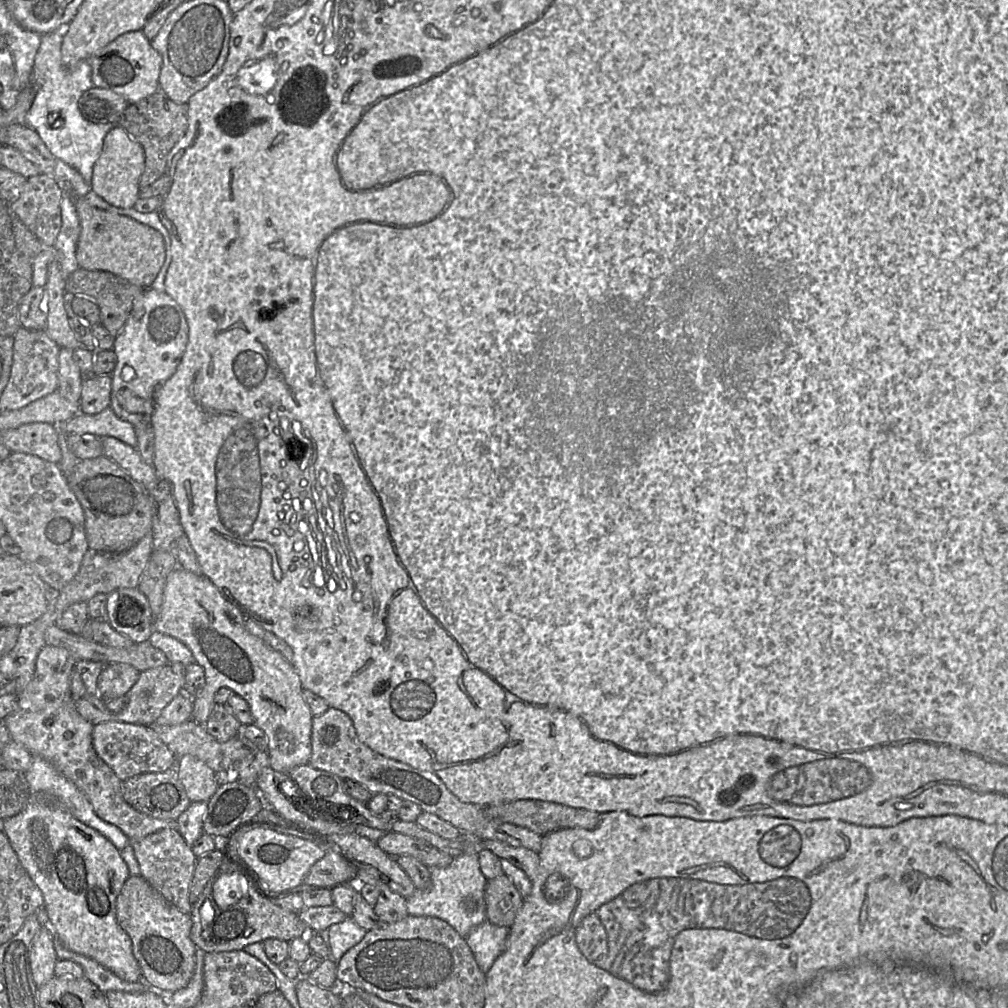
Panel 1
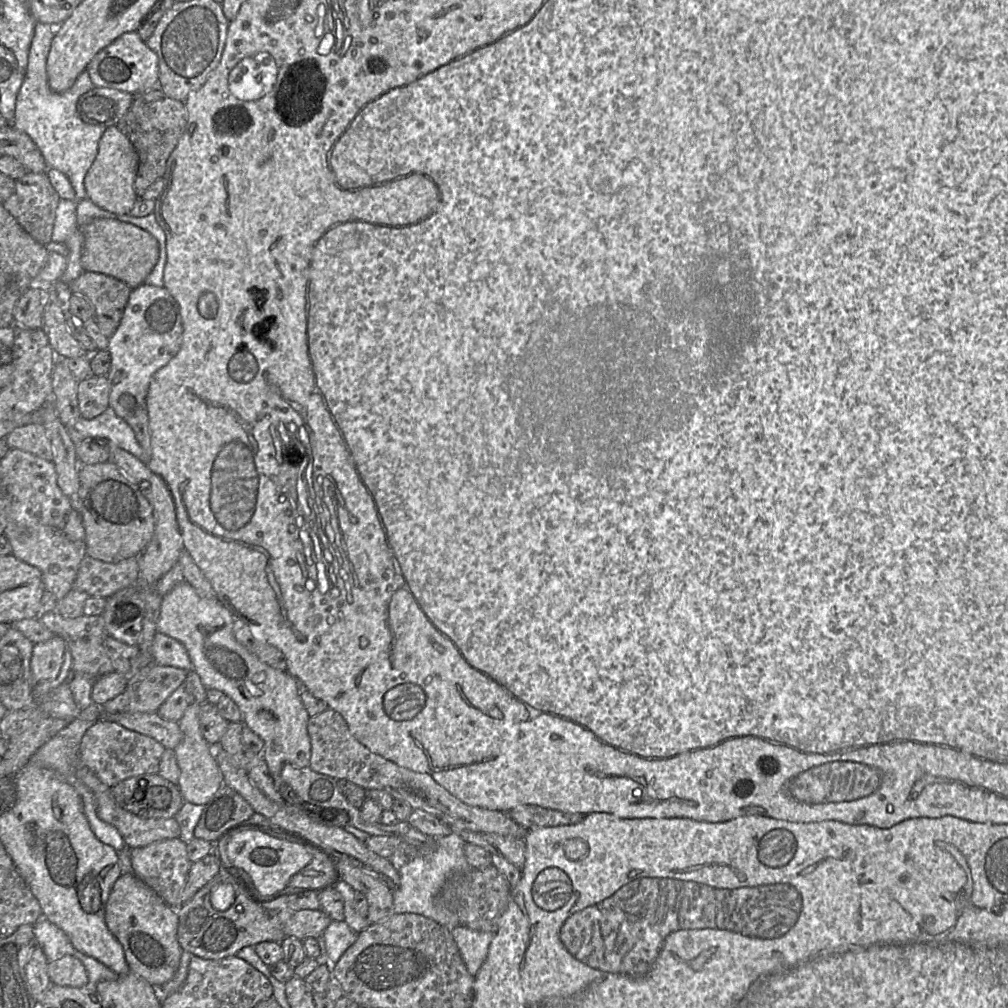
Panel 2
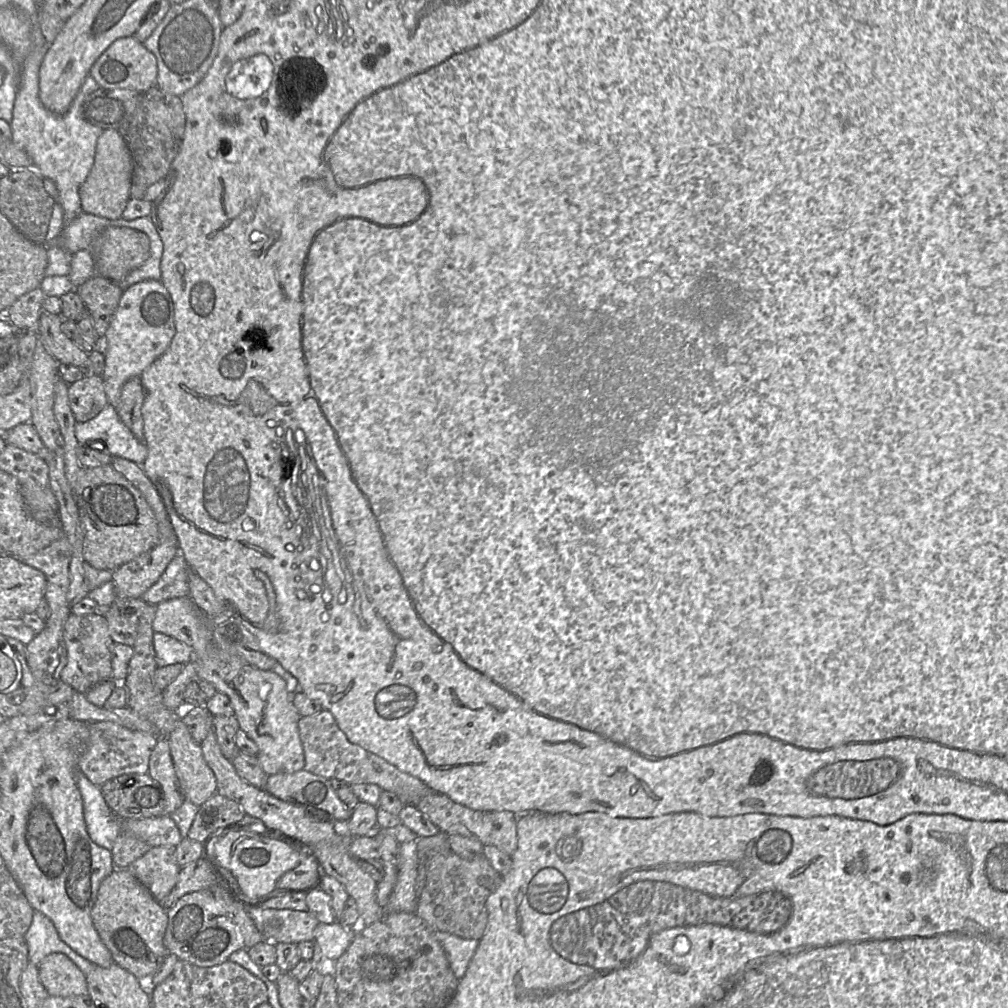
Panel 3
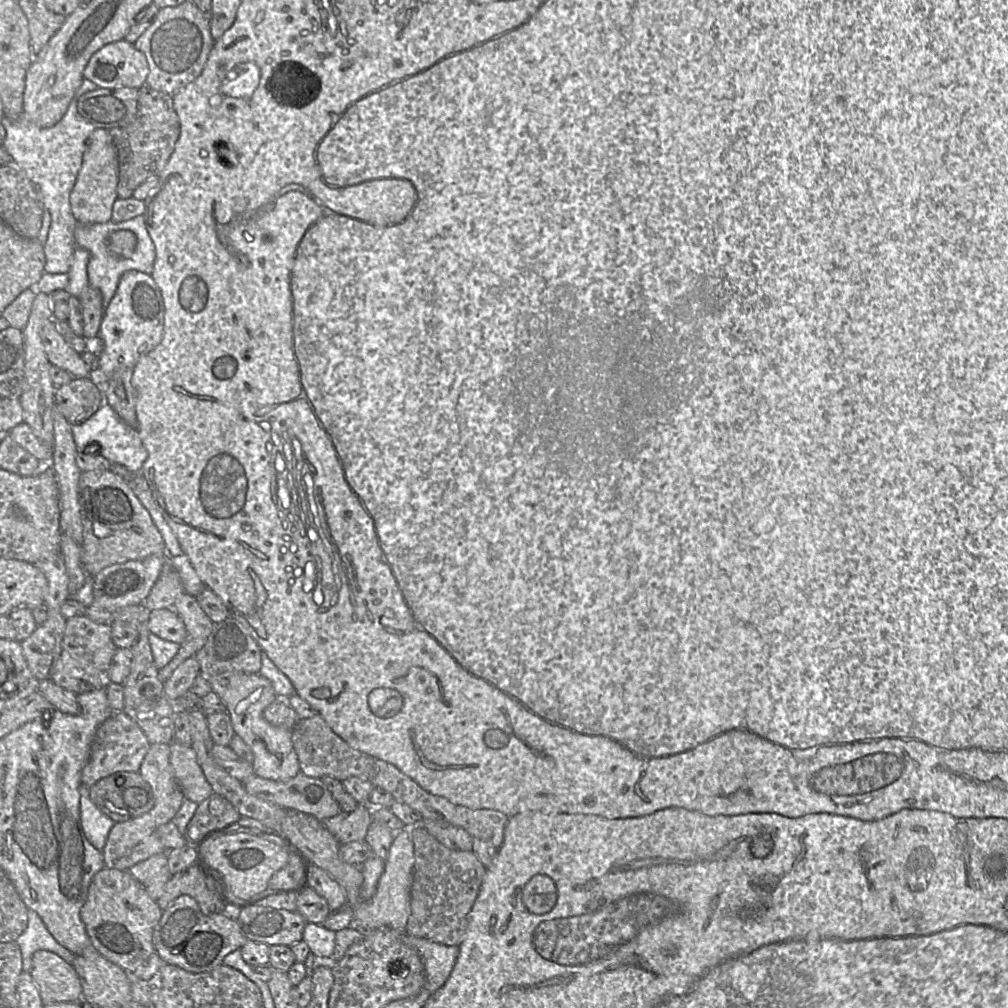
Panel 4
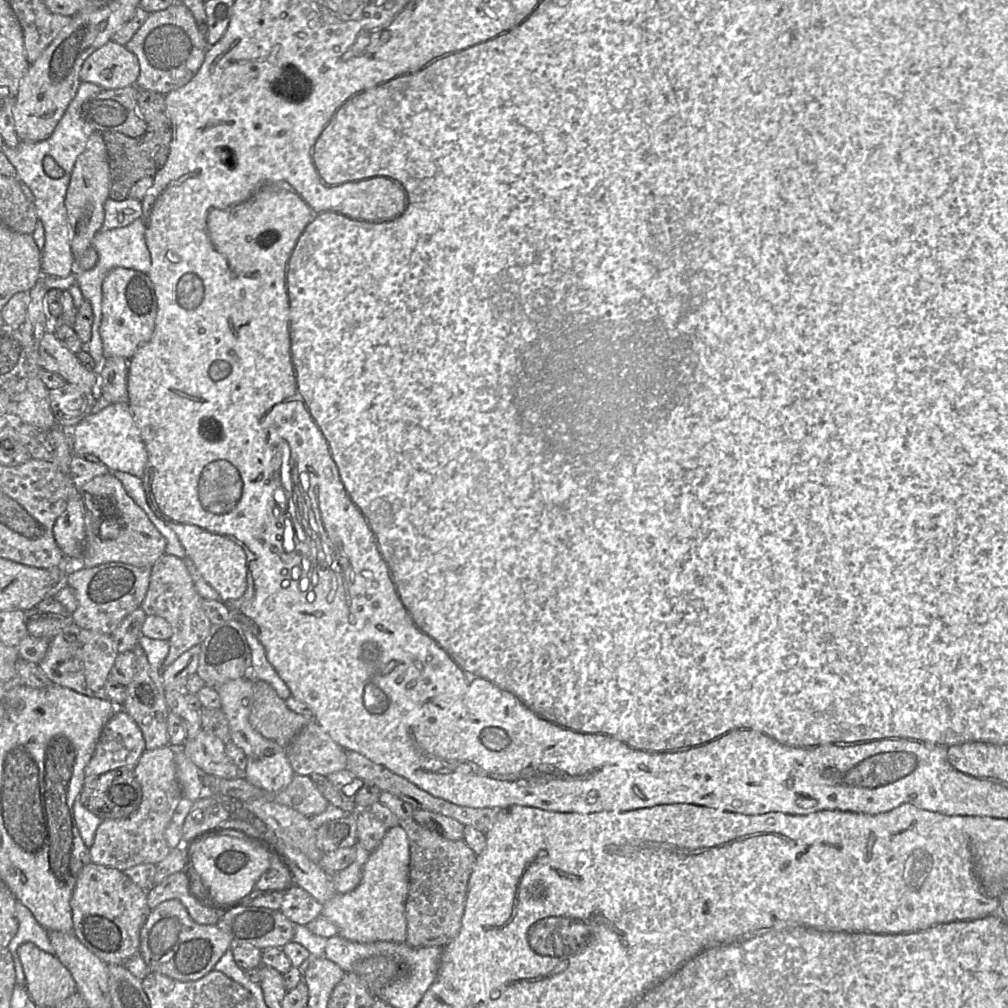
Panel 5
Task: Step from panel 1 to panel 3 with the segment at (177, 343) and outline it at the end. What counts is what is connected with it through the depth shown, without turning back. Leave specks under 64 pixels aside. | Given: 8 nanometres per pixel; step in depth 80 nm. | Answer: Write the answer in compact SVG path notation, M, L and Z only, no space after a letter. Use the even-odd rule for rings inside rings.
M140 281L123 291L118 308L101 341L105 353L102 379L109 404L116 407L125 382L132 377L140 377L167 350L174 334L174 303L161 281Z

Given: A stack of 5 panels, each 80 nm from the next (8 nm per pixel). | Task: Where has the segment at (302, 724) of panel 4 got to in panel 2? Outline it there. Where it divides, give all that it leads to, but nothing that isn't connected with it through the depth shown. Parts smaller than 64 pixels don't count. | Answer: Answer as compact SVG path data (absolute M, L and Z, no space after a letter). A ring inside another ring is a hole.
M327 708L322 713L309 717L307 730L311 743L309 768L313 771L337 780L348 780L365 790L384 790L394 799L409 803L413 810L422 809L434 815L452 831L470 830L524 839L527 830L520 827L508 813L465 804L439 785L429 774L401 767L371 752L352 735L345 719L335 710Z

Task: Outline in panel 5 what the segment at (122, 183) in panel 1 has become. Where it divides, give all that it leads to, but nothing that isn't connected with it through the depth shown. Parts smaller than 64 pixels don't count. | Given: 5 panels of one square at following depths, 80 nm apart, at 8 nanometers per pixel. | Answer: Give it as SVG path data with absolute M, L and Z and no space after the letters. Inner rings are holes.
M91 132L84 151L75 162L65 196L65 207L70 225L71 250L75 264L91 245L95 234L102 228L105 216L104 204L109 198L110 167L102 133L104 132Z

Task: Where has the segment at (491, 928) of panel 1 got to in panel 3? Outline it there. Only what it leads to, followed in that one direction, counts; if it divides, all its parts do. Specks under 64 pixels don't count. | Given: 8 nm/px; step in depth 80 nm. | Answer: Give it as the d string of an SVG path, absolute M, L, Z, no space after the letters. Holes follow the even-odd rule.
M435 931L436 939L441 943L449 965L456 978L461 979L479 945L477 939L463 939L453 934Z

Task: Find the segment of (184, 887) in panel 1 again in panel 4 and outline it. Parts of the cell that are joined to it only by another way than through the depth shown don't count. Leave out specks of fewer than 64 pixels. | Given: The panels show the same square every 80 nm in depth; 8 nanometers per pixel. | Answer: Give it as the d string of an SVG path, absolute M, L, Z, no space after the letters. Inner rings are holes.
M166 852L153 855L127 871L142 884L155 901L162 895L167 881L172 876Z

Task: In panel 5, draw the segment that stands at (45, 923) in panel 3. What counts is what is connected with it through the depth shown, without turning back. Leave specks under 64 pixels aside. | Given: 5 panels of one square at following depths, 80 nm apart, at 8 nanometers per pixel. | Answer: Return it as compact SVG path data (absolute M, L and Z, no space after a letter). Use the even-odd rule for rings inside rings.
M18 900L15 905L15 914L19 927L7 948L11 952L14 960L16 984L24 985L25 973L17 954L19 946L23 943L30 942L49 954L55 955L55 951L49 940L48 931L36 921L32 912Z

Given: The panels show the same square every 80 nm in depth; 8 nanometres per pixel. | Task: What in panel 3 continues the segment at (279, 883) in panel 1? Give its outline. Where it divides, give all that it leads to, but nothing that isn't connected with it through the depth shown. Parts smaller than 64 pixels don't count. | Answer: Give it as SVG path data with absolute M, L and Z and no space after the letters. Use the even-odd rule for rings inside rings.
M244 830L234 831L234 832L231 832L231 833L227 834L226 836L224 836L220 841L218 841L215 844L214 851L215 851L215 855L217 857L217 860L219 862L219 864L221 866L229 869L233 873L233 875L235 876L235 878L237 880L237 883L238 883L240 889L245 894L245 896L248 899L260 899L259 901L265 901L265 900L271 898L274 894L276 894L281 889L280 887L277 886L278 880L286 872L296 868L300 863L301 854L302 853L307 853L307 851L301 851L300 849L298 849L298 848L296 848L296 847L294 847L292 845L289 845L287 843L284 843L284 842L282 842L280 840L267 838L266 836L263 836L260 833L255 832L255 831L244 831Z

